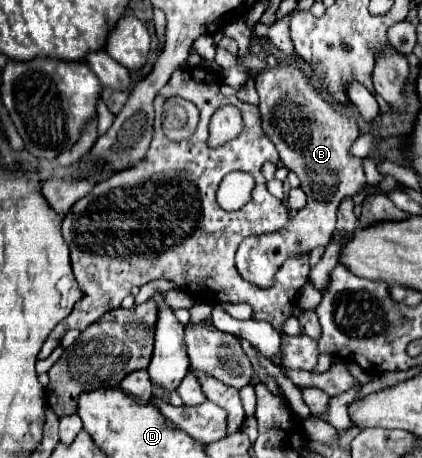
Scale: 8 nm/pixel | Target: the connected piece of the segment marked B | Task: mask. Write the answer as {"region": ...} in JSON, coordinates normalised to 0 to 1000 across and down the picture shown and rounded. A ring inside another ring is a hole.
{"region":[[[659,138],[645,151],[626,151],[607,168],[607,199],[616,207],[621,277],[654,317],[673,365],[711,386],[716,413],[730,430],[730,448],[687,478],[687,500],[678,500],[678,509],[588,517],[583,526],[573,526],[559,552],[559,583],[569,600],[602,622],[630,627],[659,592],[659,579],[678,570],[687,552],[773,539],[787,526],[796,500],[796,465],[810,434],[839,430],[839,417],[858,417],[867,386],[858,352],[834,352],[834,338],[825,334],[829,317],[844,303],[844,264],[825,251],[801,247],[787,225],[768,221],[697,138]]]}

